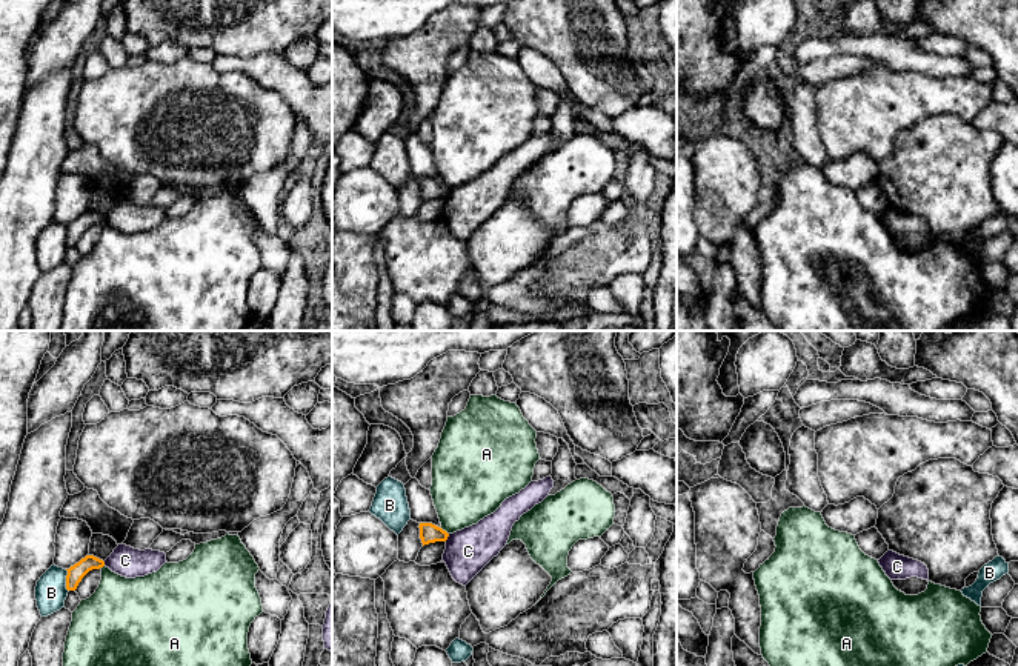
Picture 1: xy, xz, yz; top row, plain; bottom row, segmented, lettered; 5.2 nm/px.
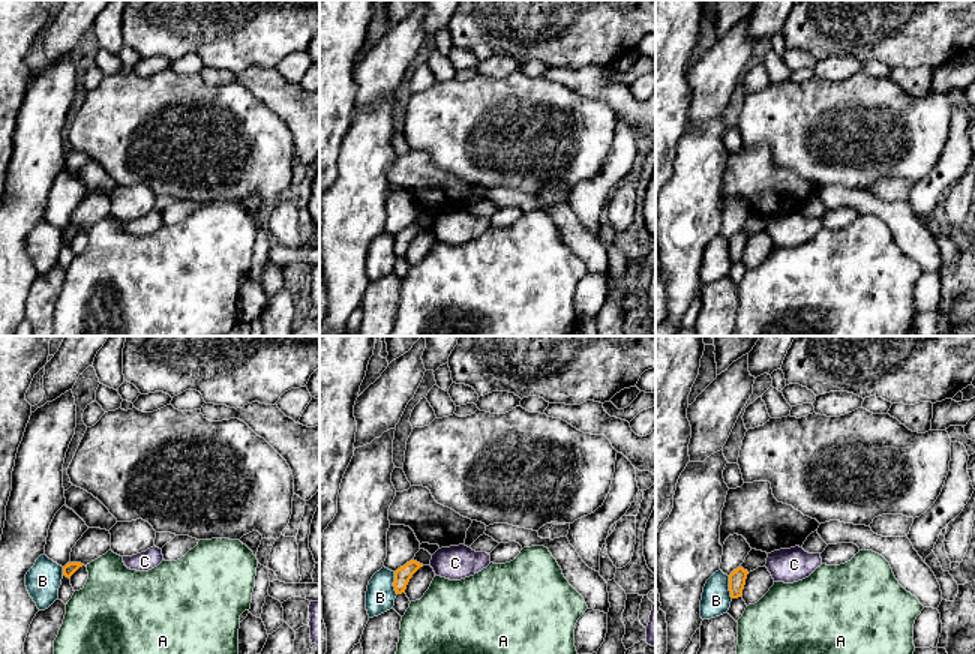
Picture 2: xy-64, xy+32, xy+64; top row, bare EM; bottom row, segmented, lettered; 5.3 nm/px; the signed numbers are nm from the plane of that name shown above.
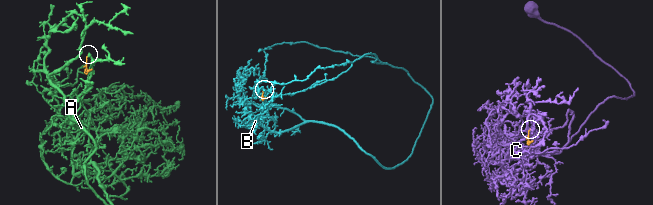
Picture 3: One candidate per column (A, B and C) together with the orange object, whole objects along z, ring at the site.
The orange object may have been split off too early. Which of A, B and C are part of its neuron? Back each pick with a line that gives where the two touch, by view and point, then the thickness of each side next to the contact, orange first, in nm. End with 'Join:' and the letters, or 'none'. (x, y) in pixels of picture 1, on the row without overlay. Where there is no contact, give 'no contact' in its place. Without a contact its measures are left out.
Join: none

